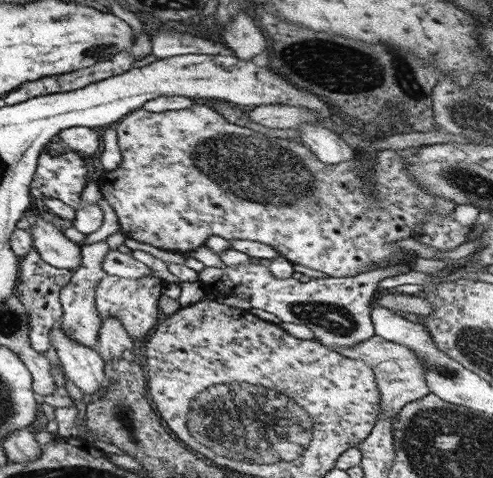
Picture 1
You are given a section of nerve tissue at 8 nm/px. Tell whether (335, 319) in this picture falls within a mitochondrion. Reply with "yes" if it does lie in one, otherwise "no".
yes

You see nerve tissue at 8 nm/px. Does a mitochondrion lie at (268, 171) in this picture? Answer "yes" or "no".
yes

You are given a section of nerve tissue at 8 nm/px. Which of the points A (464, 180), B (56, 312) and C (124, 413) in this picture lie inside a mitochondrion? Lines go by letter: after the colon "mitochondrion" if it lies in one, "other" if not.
A: mitochondrion
B: other
C: mitochondrion

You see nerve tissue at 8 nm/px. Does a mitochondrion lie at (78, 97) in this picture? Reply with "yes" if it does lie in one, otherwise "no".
no

